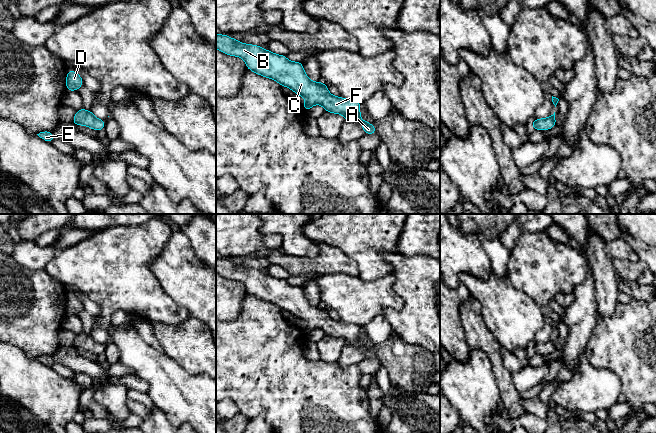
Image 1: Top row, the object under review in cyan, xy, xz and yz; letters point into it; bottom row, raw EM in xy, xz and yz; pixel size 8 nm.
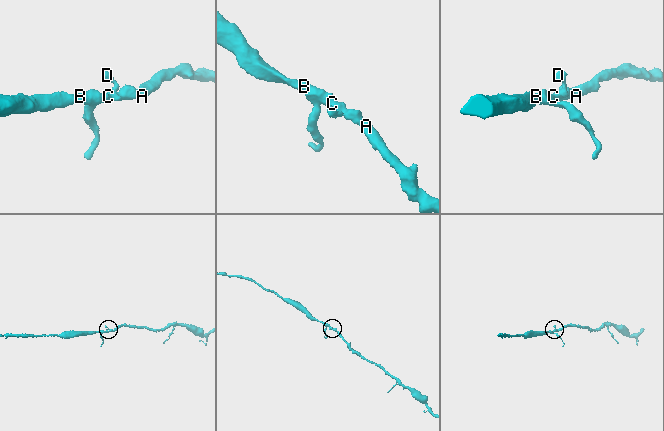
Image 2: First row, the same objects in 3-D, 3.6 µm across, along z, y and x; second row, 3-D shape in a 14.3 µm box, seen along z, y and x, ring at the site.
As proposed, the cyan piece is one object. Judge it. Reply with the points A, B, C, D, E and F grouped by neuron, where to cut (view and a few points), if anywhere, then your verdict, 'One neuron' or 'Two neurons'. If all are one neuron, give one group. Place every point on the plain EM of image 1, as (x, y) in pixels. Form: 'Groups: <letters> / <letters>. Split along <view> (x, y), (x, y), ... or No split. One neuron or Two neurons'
Groups: A B C D E F. No split. One neuron

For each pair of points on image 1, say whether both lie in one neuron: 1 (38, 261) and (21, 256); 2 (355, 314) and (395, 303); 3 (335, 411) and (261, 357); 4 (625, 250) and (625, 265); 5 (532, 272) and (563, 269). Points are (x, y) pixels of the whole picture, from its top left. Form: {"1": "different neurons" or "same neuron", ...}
{"1": "same neuron", "2": "same neuron", "3": "same neuron", "4": "different neurons", "5": "same neuron"}

